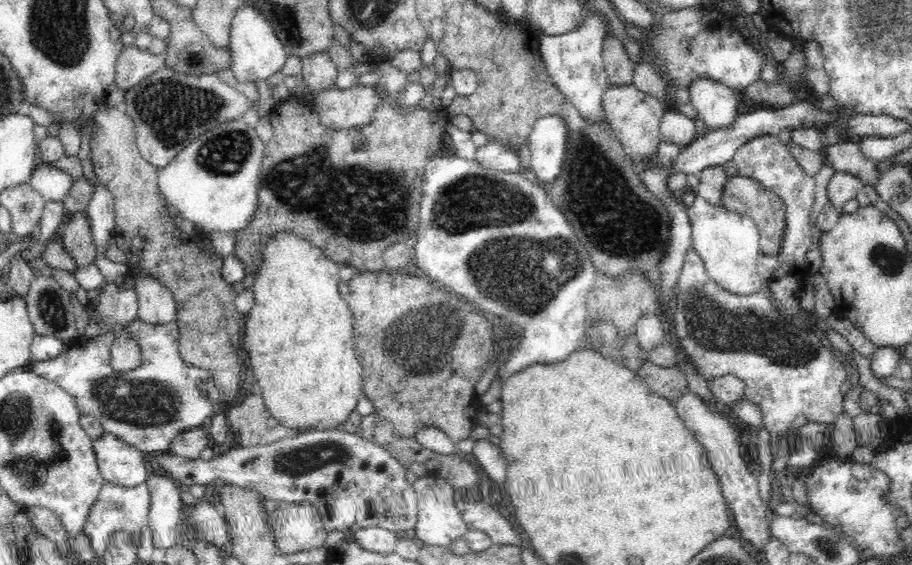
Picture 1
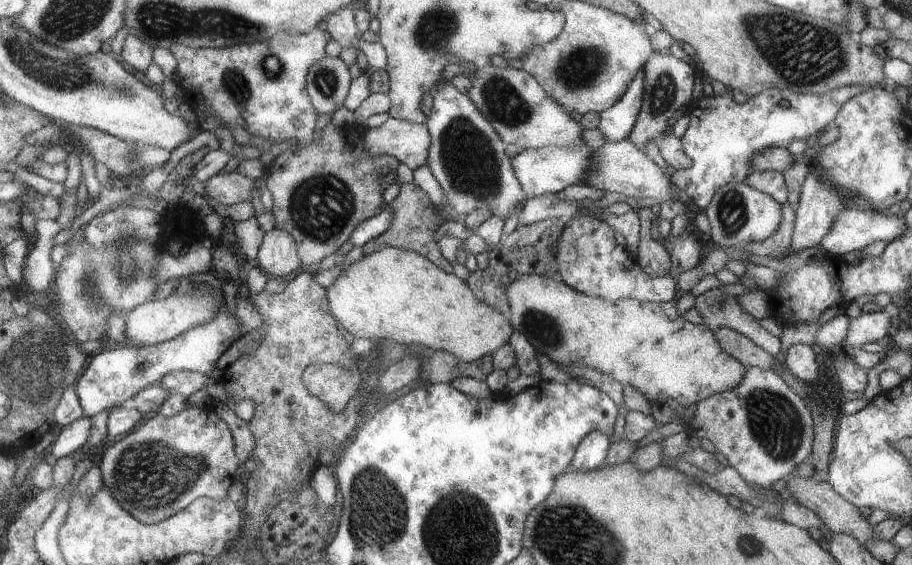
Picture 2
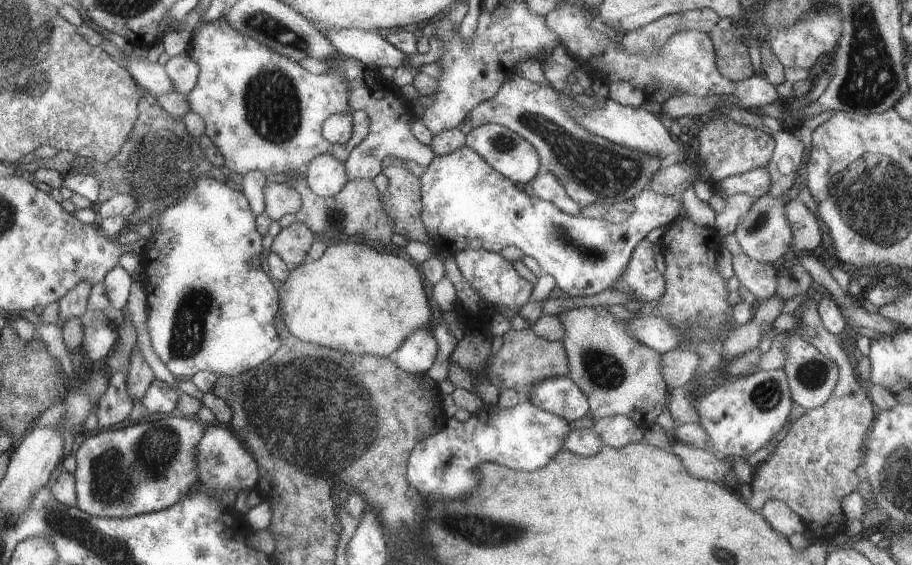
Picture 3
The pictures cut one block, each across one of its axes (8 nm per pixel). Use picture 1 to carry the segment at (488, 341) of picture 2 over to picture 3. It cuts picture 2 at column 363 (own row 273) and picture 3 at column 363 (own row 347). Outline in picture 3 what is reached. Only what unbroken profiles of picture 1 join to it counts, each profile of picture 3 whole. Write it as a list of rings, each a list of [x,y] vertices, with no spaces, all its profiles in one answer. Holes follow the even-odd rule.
[[[336,240],[326,247],[324,254],[318,260],[296,265],[296,268],[290,270],[288,280],[282,282],[282,284],[283,287],[280,289],[280,318],[286,324],[290,334],[304,342],[340,350],[340,352],[352,352],[352,354],[358,354],[358,356],[375,355],[376,357],[388,357],[403,345],[407,340],[408,334],[412,334],[414,330],[420,330],[420,328],[429,329],[430,322],[432,322],[432,308],[430,308],[428,296],[424,292],[422,274],[418,272],[418,268],[412,262],[408,262],[406,258],[400,258],[400,256],[394,256],[394,254],[376,252],[366,244],[344,244],[344,242]]]

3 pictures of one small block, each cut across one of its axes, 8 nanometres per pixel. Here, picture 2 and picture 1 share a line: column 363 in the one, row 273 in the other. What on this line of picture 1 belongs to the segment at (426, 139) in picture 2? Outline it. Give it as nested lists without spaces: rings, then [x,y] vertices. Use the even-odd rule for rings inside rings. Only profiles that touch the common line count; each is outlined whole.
[[[139,269],[132,270],[134,290],[138,295],[137,318],[153,326],[175,322],[178,318],[177,302],[173,293],[156,280],[153,275],[141,274]]]

